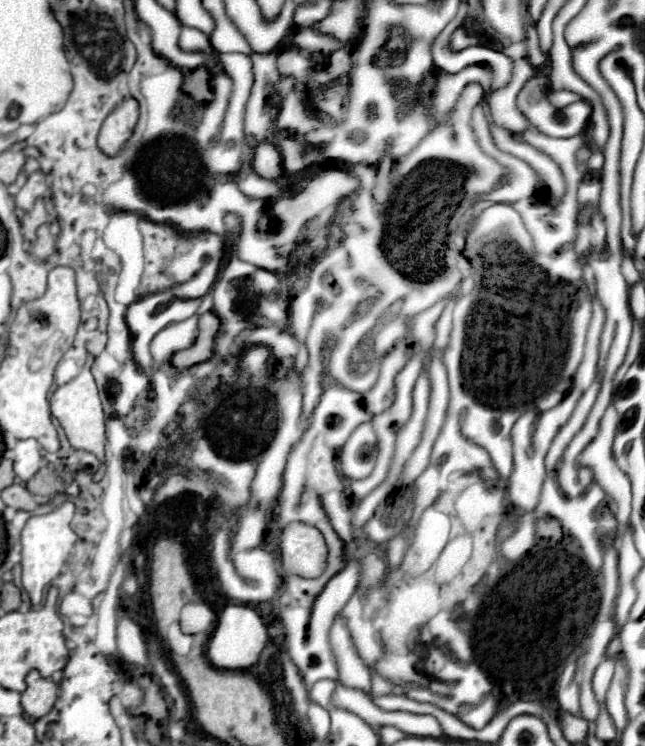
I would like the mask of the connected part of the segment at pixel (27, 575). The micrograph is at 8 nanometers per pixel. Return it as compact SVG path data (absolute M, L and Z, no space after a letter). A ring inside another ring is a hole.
M63 502L59 508L55 508L49 514L43 516L31 516L21 532L21 544L23 544L23 588L27 590L33 608L39 608L43 602L43 594L47 590L47 586L51 584L53 578L59 576L61 566L65 564L67 556L71 554L75 542L77 542L77 534L71 528L71 520L73 520L73 512L75 506L73 502Z

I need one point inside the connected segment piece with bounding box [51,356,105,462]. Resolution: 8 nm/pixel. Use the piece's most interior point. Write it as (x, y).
(76, 405)

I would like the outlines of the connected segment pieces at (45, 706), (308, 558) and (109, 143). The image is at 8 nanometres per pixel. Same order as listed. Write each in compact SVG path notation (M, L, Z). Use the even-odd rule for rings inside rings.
M37 670L27 674L27 690L21 694L21 706L29 720L39 720L45 716L57 700L57 686L43 678Z
M291 522L281 532L281 562L285 572L317 578L325 568L325 540L321 532L303 522Z
M127 98L115 106L115 110L107 116L99 132L99 148L103 154L117 156L125 148L137 124L137 116L139 116L139 106L133 98Z

